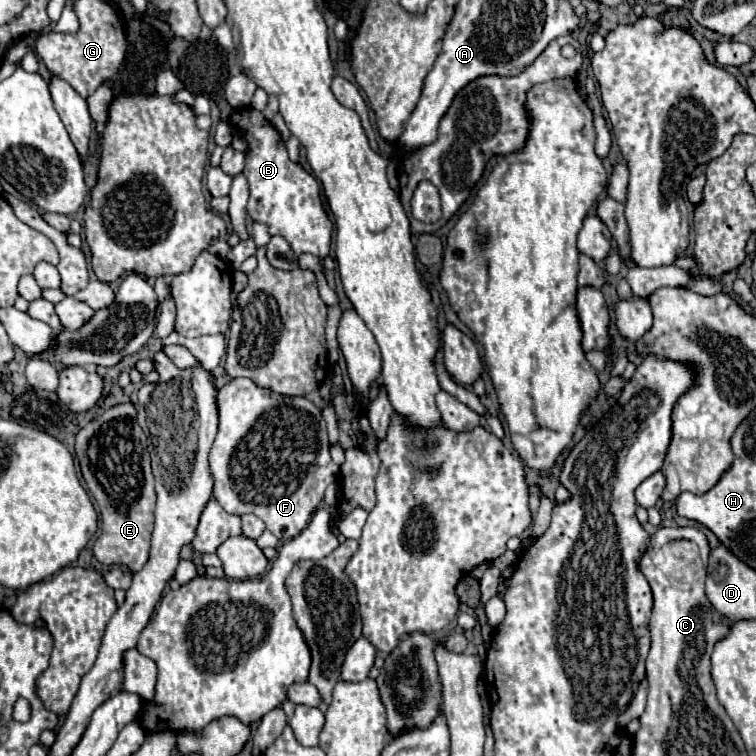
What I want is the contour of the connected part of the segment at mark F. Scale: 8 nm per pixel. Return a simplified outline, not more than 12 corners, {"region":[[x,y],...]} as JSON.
{"region":[[218,390],[214,498],[278,540],[338,476],[306,398]]}

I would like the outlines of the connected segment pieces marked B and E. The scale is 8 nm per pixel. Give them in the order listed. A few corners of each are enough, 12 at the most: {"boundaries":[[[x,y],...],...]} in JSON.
{"boundaries":[[[256,108],[230,128],[246,142],[250,218],[296,256],[324,258],[332,220],[320,184],[288,158]],[[134,404],[76,434],[104,566],[142,570],[156,492]]]}

